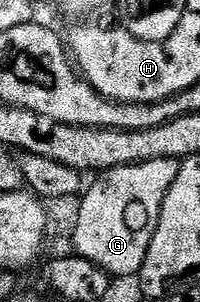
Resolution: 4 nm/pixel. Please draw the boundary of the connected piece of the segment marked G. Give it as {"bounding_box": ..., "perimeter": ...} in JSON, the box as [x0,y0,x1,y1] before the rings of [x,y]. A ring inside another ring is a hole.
{"bounding_box":[72,158,180,279],"perimeter":[[[159,158],[103,171],[97,177],[100,179],[89,190],[87,187],[79,199],[80,211],[72,230],[75,253],[98,264],[117,279],[127,274],[139,275],[160,219],[164,198],[179,171],[180,162],[175,158]]]}

